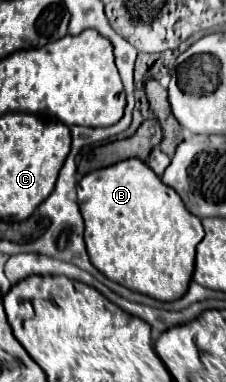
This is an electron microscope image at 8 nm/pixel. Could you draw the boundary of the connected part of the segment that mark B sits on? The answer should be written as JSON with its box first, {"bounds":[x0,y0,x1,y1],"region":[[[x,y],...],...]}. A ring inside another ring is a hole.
{"bounds":[76,159,204,301],"region":[[[136,159],[120,161],[120,165],[110,165],[108,169],[96,169],[84,175],[78,181],[76,189],[80,213],[86,223],[84,239],[90,261],[96,265],[96,269],[110,281],[116,281],[158,301],[172,301],[182,297],[192,281],[196,245],[202,241],[204,229],[200,225],[200,219],[184,207],[178,193],[172,187],[164,185],[144,161]]]}

